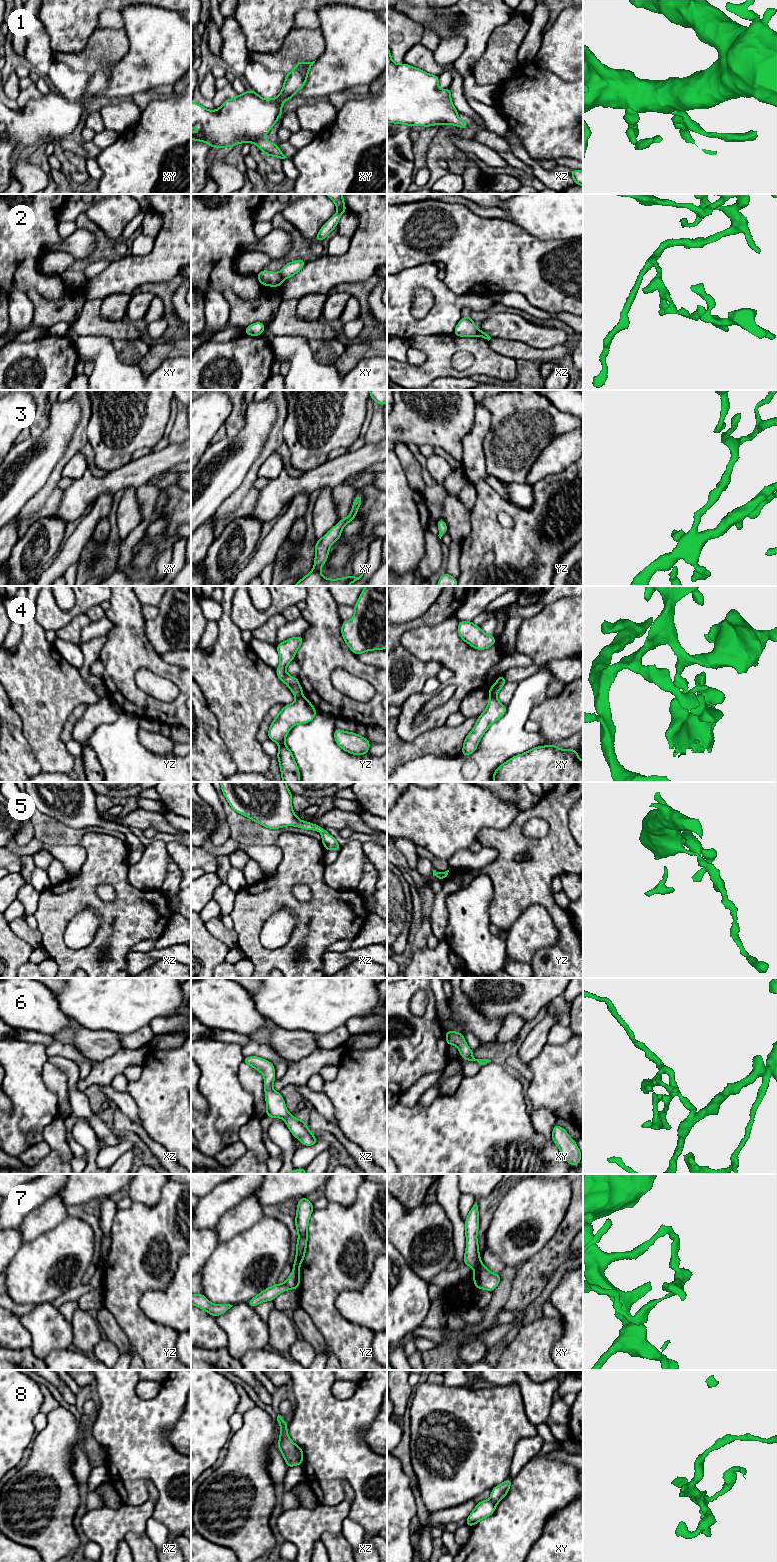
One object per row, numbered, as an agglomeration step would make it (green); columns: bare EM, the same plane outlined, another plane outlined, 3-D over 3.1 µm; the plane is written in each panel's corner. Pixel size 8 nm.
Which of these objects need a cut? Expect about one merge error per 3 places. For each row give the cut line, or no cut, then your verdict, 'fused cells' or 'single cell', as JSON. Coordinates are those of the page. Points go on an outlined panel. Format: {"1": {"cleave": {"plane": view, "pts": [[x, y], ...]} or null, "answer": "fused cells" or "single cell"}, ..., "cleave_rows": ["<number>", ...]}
{"1": {"cleave": null, "answer": "single cell"}, "2": {"cleave": {"plane": "xy", "pts": [[279, 273], [284, 279]]}, "answer": "fused cells"}, "3": {"cleave": null, "answer": "single cell"}, "4": {"cleave": {"plane": "yz", "pts": [[302, 695], [296, 698]]}, "answer": "fused cells"}, "5": {"cleave": null, "answer": "single cell"}, "6": {"cleave": null, "answer": "single cell"}, "7": {"cleave": {"plane": "xy", "pts": [[481, 1263], [475, 1271]]}, "answer": "fused cells"}, "8": {"cleave": {"plane": "xz", "pts": [[296, 1446], [296, 1452], [301, 1460]]}, "answer": "fused cells"}, "cleave_rows": ["2", "4", "7", "8"]}

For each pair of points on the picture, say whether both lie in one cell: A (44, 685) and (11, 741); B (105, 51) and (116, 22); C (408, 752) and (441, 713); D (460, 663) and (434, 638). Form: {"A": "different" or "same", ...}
{"A": "different", "B": "different", "C": "different", "D": "same"}

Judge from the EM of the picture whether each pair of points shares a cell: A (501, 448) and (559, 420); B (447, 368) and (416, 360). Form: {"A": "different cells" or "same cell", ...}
{"A": "same cell", "B": "different cells"}

